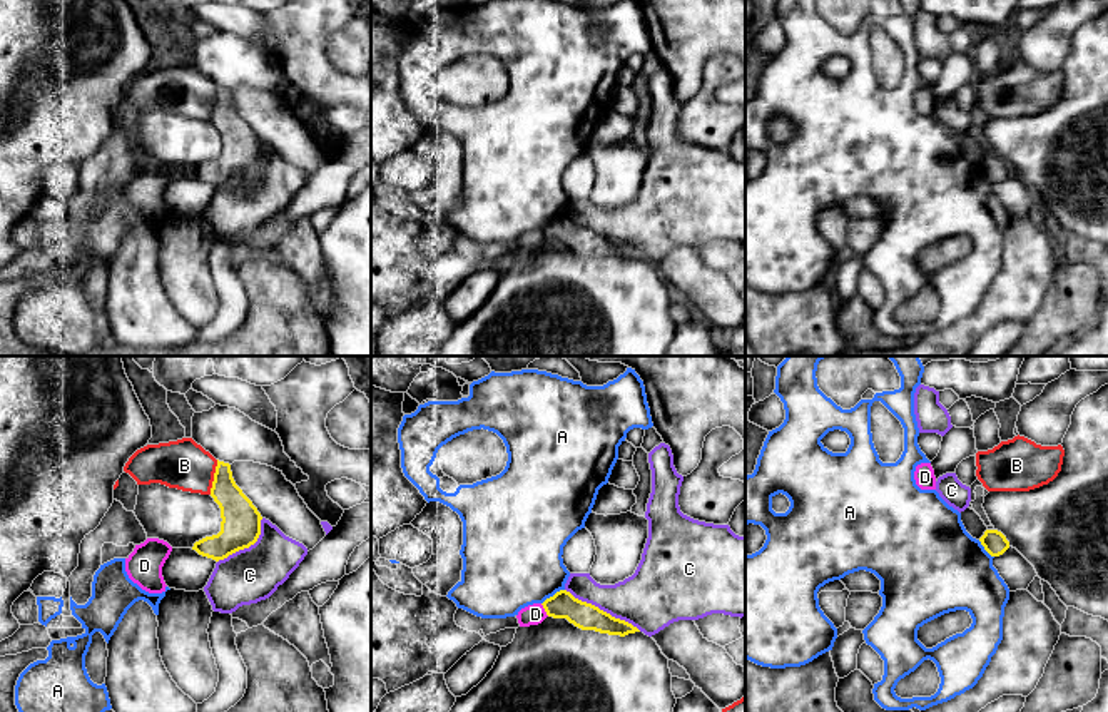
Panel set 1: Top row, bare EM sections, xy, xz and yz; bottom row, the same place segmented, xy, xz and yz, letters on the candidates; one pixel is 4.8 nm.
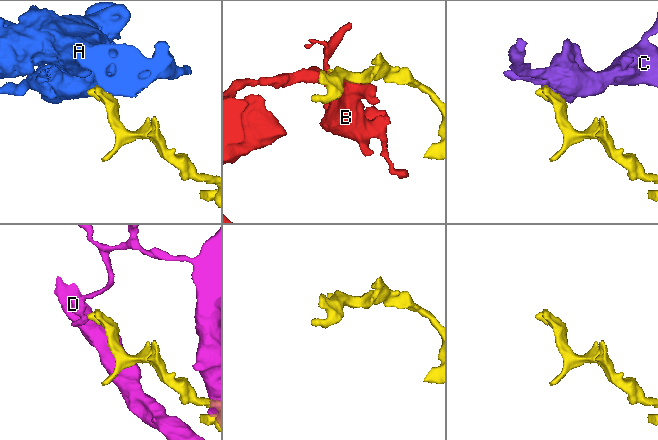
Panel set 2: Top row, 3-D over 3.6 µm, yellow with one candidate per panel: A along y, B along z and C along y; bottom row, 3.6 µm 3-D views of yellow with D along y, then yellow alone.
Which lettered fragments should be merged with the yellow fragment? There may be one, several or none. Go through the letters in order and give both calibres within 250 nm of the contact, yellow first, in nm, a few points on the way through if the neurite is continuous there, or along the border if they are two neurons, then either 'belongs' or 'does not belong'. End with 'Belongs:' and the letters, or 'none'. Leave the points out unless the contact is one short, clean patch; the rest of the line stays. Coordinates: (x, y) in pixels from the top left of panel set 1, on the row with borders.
A: calibres 130 and 440 nm; border xz (564, 589), (542, 604); does not belong
B: calibres 190 and 240 nm; does not belong
C: calibres 130 and 300 nm; does not belong
D: calibres 130 and 100 nm; border xz (540, 604), (548, 615); does not belong
Belongs: none

